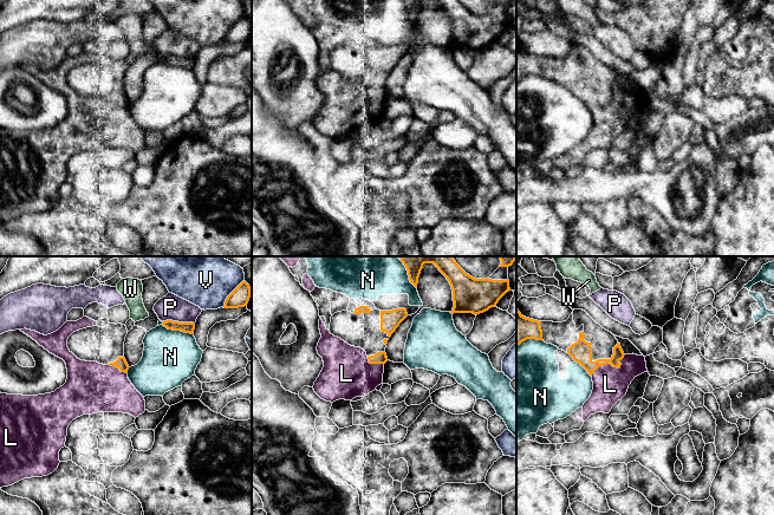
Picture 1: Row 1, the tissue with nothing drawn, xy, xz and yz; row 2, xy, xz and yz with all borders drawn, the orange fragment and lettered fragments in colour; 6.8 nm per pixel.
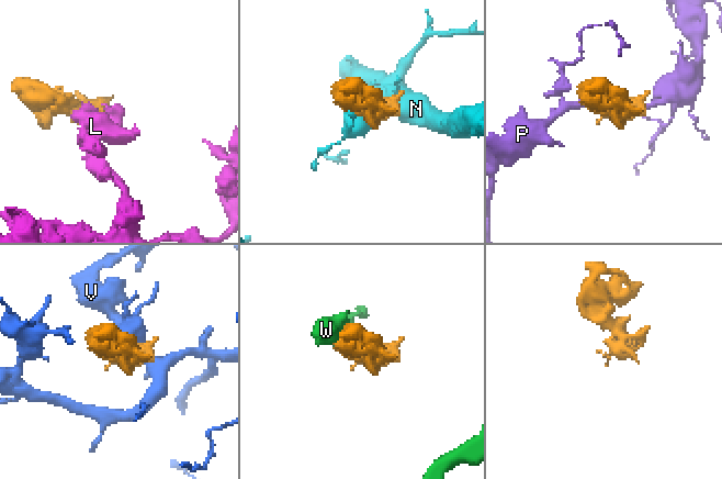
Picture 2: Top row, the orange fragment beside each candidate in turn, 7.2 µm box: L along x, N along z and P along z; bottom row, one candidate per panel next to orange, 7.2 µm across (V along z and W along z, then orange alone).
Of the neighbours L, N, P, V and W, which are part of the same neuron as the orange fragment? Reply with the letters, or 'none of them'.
L

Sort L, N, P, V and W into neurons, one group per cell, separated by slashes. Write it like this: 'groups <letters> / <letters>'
groups L / N / P / V / W

